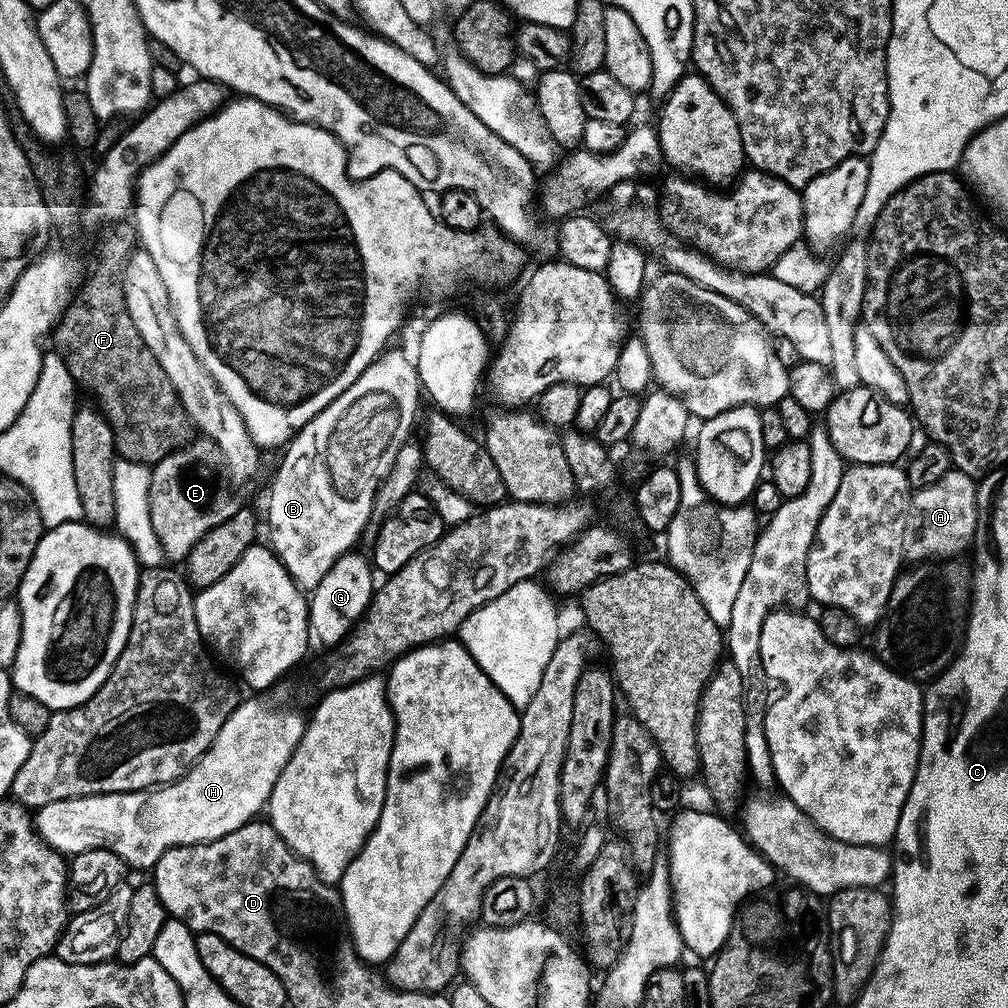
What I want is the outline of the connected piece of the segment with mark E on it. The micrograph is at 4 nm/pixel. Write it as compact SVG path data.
M201 435L151 465L151 470L148 505L154 534L158 534L158 542L162 542L162 550L169 561L187 561L198 538L226 522L237 510L237 501L232 501L232 492L228 489L230 477L226 458L209 436Z

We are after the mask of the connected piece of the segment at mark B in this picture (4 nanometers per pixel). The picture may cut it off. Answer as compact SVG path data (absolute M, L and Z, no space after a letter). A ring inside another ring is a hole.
M385 350L326 410L306 422L283 449L280 469L268 492L267 543L301 590L316 588L339 556L346 556L357 547L360 531L367 526L368 519L373 519L376 492L386 474L390 474L398 450L409 443L420 396L422 400L420 376L413 357L409 353L407 356L404 352Z

